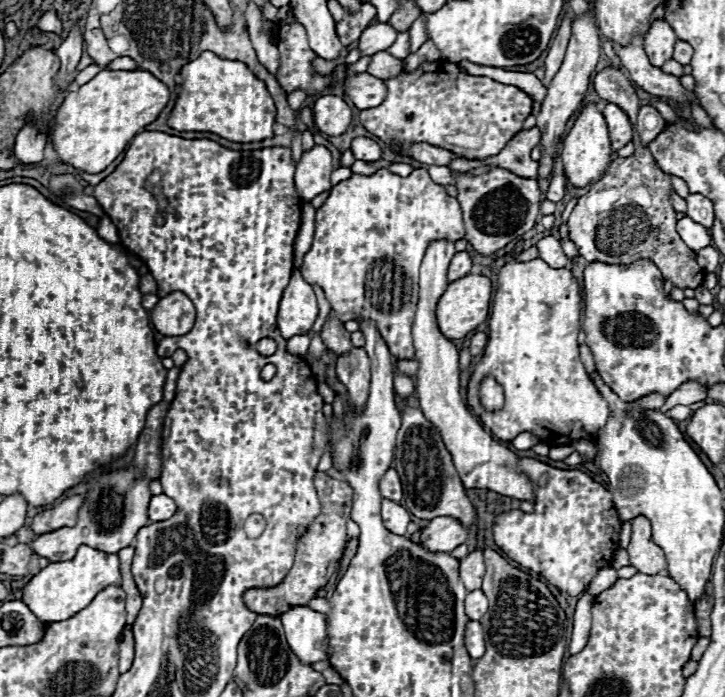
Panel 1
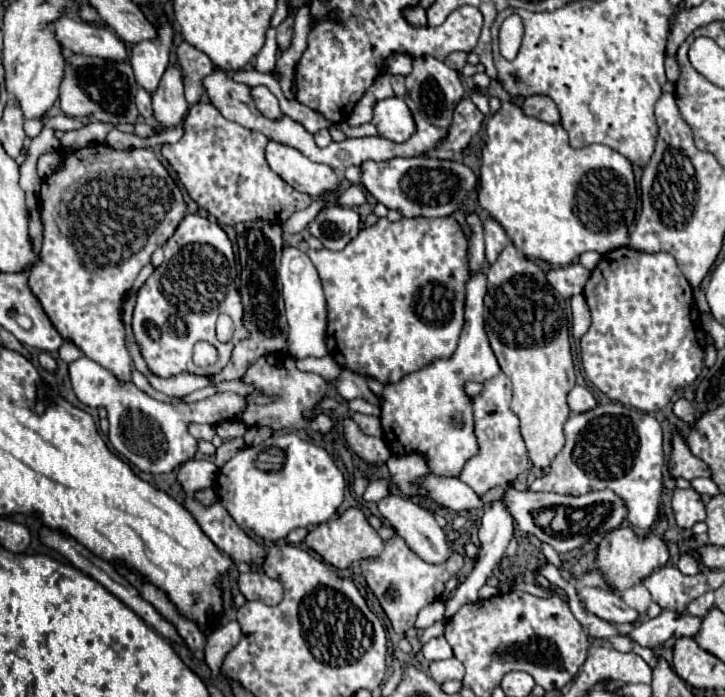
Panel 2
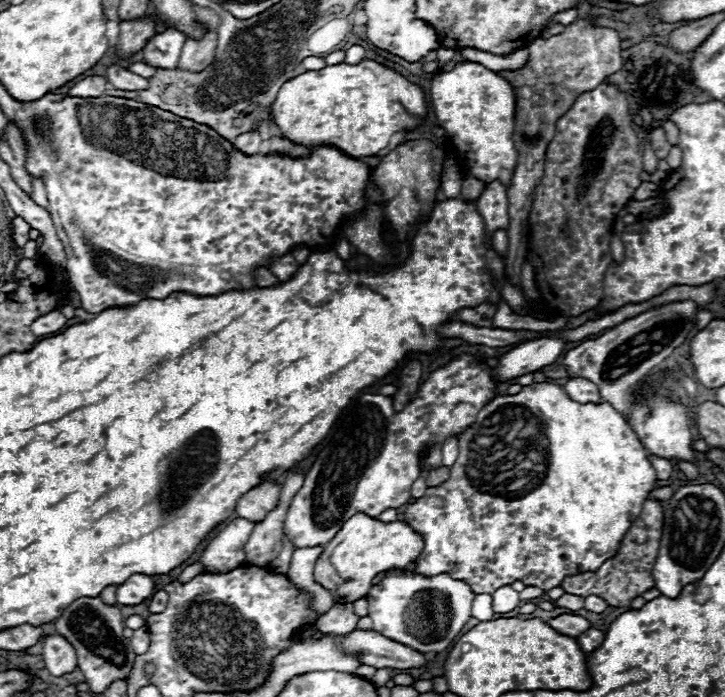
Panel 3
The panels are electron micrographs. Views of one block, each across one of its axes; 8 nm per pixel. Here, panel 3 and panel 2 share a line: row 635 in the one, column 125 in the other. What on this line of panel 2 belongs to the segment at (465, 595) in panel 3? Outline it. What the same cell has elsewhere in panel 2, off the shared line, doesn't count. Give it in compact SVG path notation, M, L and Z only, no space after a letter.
M80 356L70 364L70 380L82 404L90 408L106 408L110 422L108 438L114 450L146 474L170 474L188 460L194 460L198 442L188 432L190 424L218 426L228 420L238 420L248 406L246 396L240 396L236 392L216 392L198 402L160 402L136 388L134 382L120 382L112 372L100 364L94 364L94 360L86 356Z

